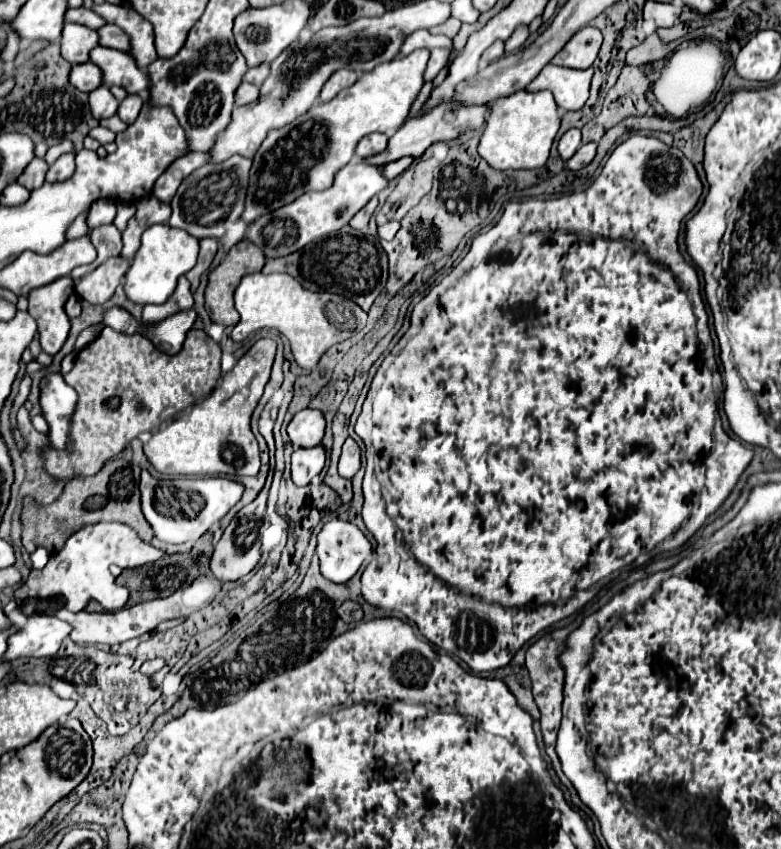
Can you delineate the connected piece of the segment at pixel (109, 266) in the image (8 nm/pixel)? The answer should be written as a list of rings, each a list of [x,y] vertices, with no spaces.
[[[118,255],[118,257],[106,259],[100,267],[96,267],[92,273],[84,275],[76,283],[78,297],[82,297],[94,305],[106,303],[114,295],[114,289],[124,281],[128,267],[130,267],[128,257]]]

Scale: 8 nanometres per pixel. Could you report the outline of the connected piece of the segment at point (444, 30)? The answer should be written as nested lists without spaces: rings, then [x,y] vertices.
[[[446,19],[442,25],[438,25],[438,27],[432,27],[430,29],[430,33],[442,33],[442,35],[446,35],[446,37],[454,37],[458,31],[460,31],[460,27],[462,27],[462,23],[458,21],[458,19]]]

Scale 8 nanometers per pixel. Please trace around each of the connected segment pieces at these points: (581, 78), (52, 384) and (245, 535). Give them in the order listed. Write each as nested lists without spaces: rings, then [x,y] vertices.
[[[548,63],[526,89],[528,91],[550,89],[562,111],[576,111],[582,109],[590,97],[592,75],[594,75],[592,67],[570,69]]]
[[[48,373],[40,381],[40,407],[50,427],[48,441],[56,449],[66,447],[70,415],[74,411],[76,399],[76,391],[70,385],[66,385],[60,373]]]
[[[260,417],[258,421],[258,431],[260,435],[266,439],[266,443],[269,448],[269,465],[270,469],[263,489],[260,491],[260,495],[246,507],[242,507],[234,519],[230,521],[230,525],[226,527],[222,539],[216,543],[216,549],[214,549],[214,555],[212,555],[212,561],[210,561],[210,571],[222,579],[222,581],[236,581],[240,577],[244,577],[246,573],[250,573],[254,569],[254,565],[258,563],[260,559],[260,543],[258,543],[258,529],[262,525],[262,519],[264,519],[264,511],[266,511],[266,501],[268,501],[268,494],[272,483],[272,476],[275,468],[275,440],[273,435],[274,421],[268,419],[268,417]]]

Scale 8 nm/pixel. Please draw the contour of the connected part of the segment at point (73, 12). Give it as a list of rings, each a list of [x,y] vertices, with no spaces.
[[[80,7],[80,9],[66,9],[64,21],[66,23],[80,23],[80,25],[86,25],[90,29],[96,29],[96,27],[106,25],[106,21],[100,15],[96,15],[90,9],[84,9],[84,7]]]

